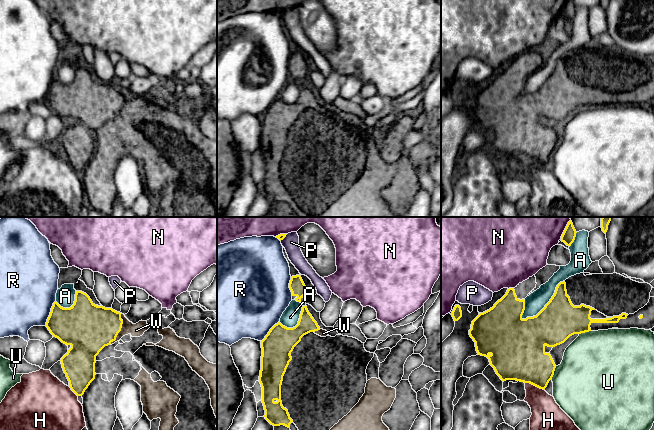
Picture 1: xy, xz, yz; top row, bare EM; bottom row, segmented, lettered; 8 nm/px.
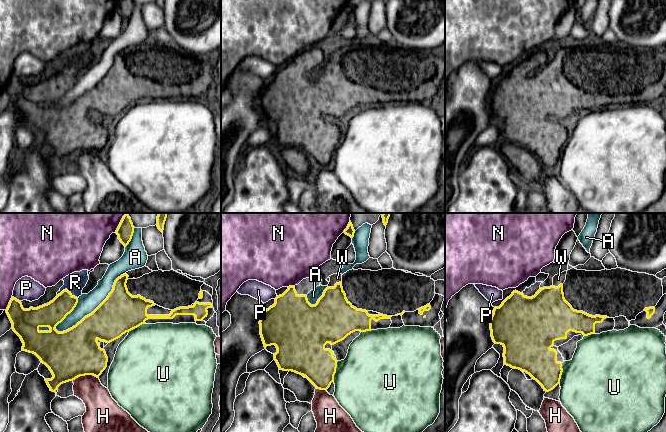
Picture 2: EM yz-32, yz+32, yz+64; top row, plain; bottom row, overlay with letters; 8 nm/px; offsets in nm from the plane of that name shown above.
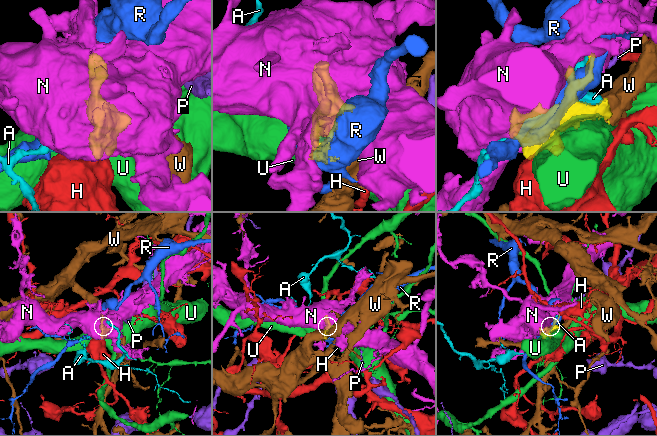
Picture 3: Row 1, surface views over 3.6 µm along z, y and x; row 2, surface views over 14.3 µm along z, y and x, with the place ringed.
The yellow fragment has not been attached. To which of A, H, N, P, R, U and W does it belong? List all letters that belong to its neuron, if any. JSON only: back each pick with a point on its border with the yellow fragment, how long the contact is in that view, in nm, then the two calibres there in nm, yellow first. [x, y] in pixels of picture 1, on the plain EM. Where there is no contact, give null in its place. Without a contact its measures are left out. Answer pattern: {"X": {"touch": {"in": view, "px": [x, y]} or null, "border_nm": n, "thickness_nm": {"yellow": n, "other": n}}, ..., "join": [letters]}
{"W": {"touch": {"in": "xy", "px": [120, 105]}, "border_nm": 280, "thickness_nm": {"yellow": 380, "other": 110}}, "join": ["W"]}

